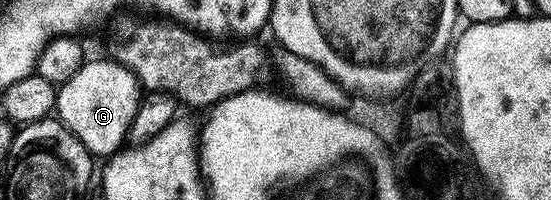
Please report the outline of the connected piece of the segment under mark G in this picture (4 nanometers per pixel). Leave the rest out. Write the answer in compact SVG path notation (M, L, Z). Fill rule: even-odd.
M112 59L88 60L64 85L57 89L57 117L71 128L71 133L91 153L114 155L120 152L123 140L128 140L131 124L139 110L141 86L139 78L127 68Z

